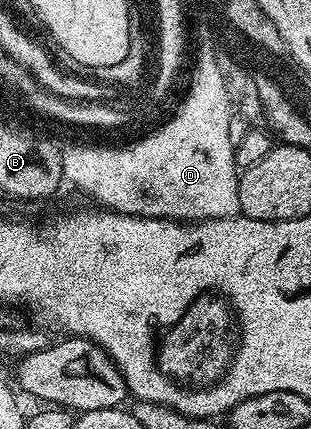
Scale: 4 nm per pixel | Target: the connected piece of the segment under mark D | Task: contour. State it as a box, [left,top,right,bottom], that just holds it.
[61,53,240,221]

